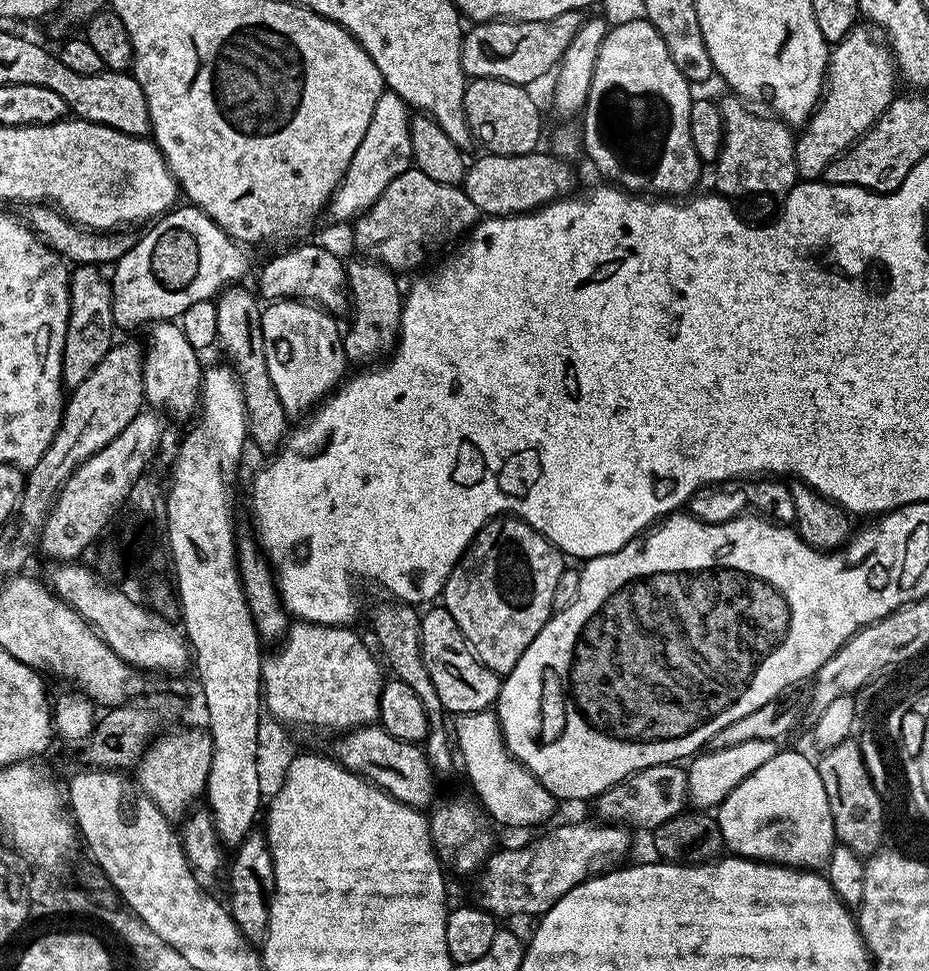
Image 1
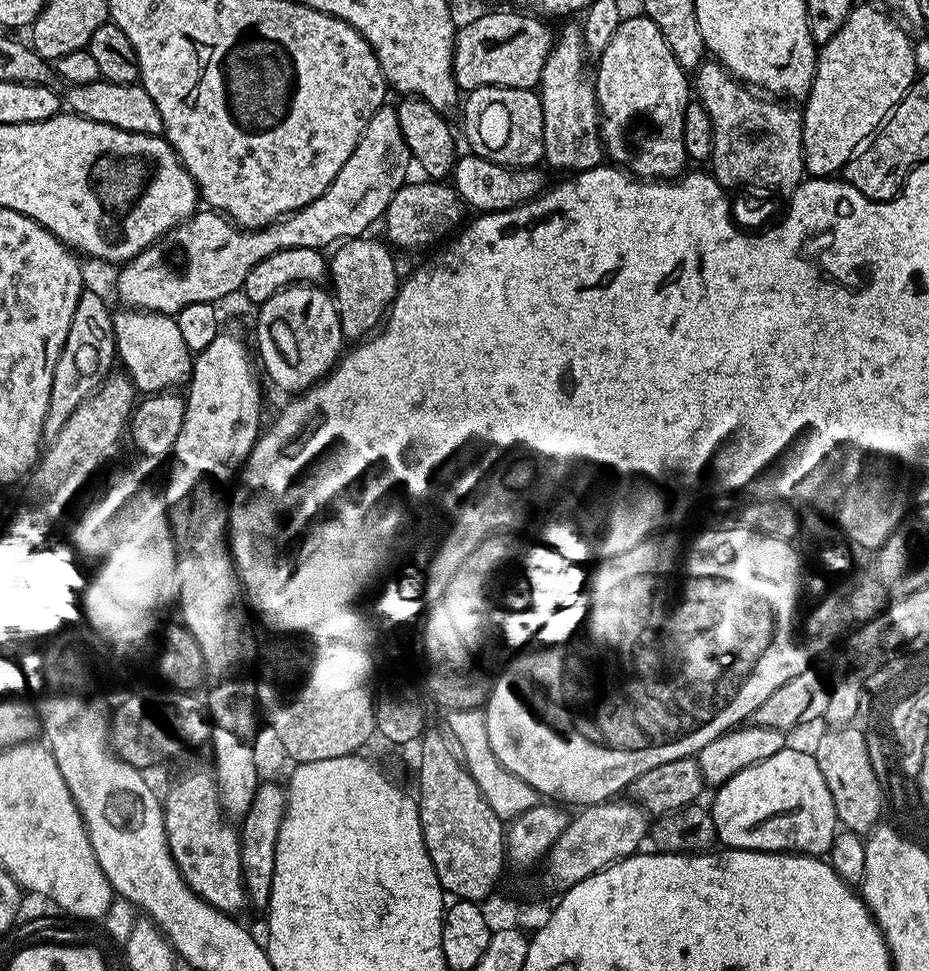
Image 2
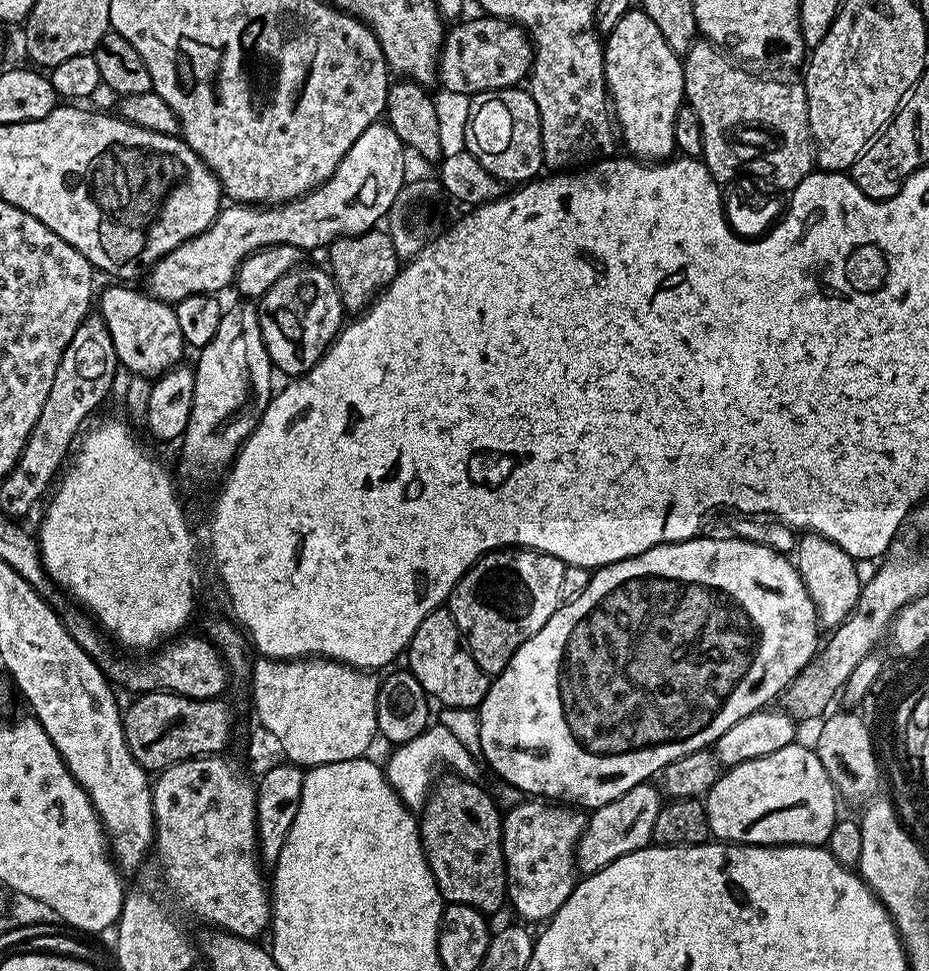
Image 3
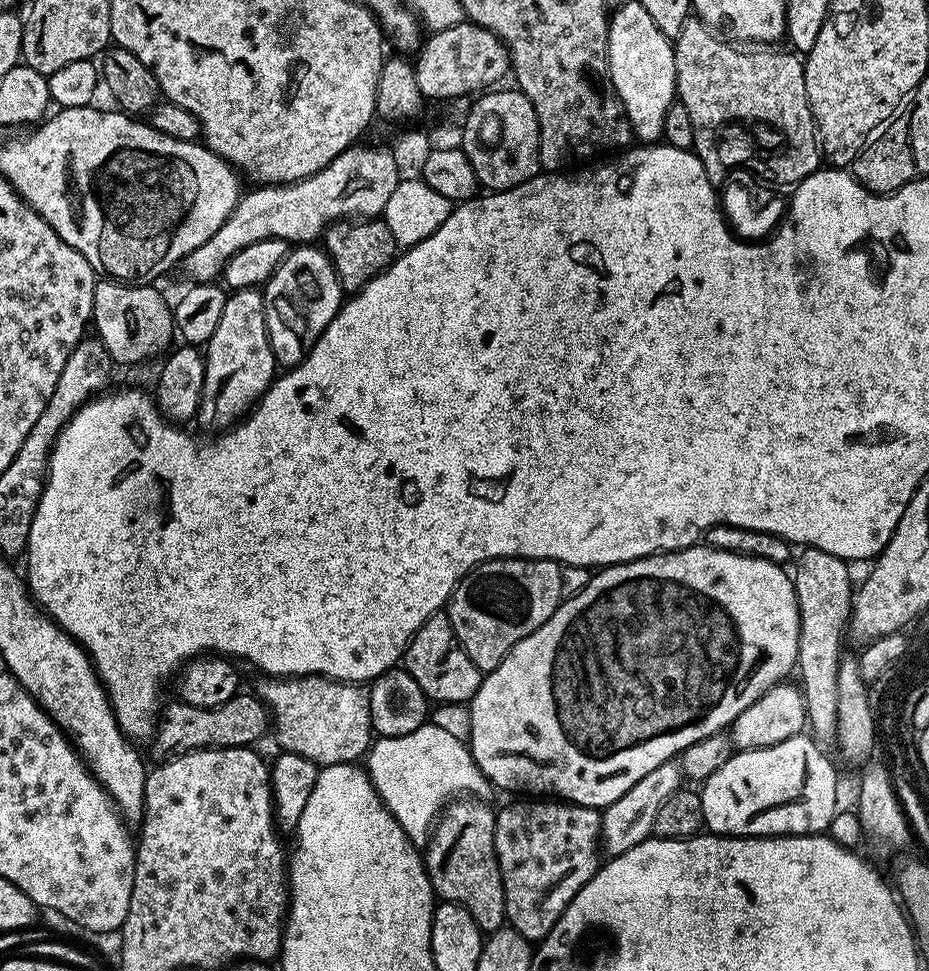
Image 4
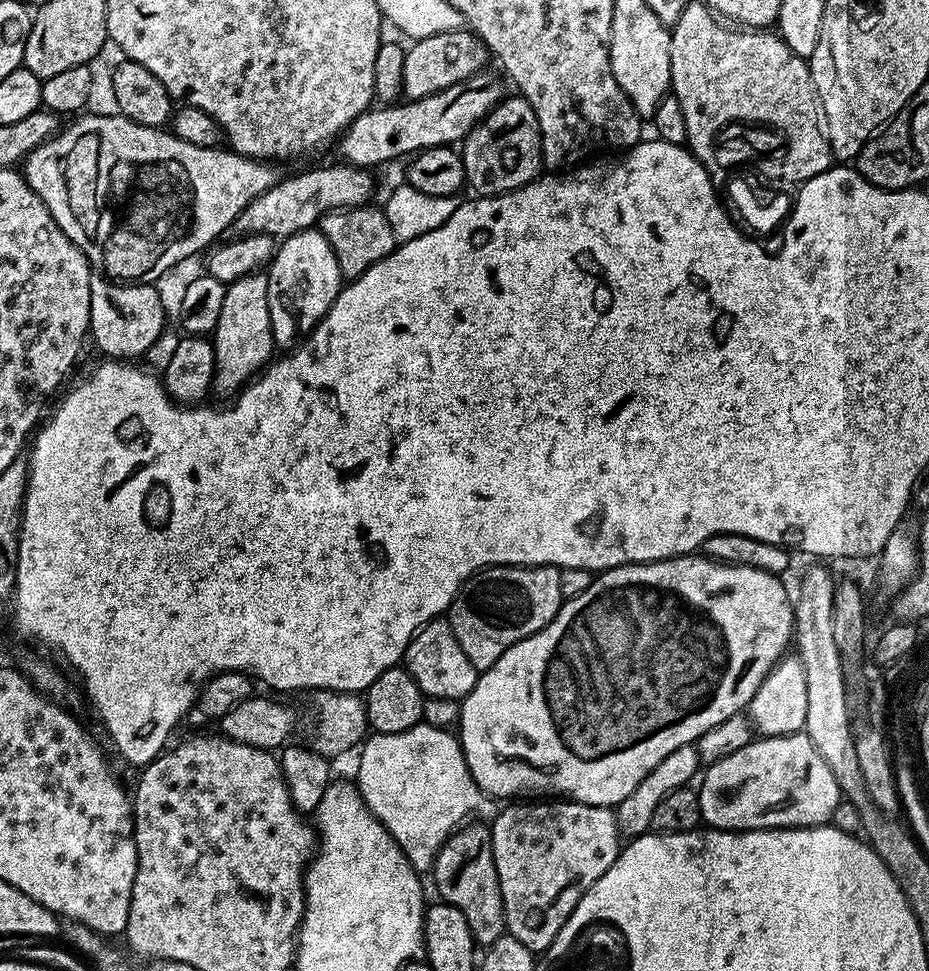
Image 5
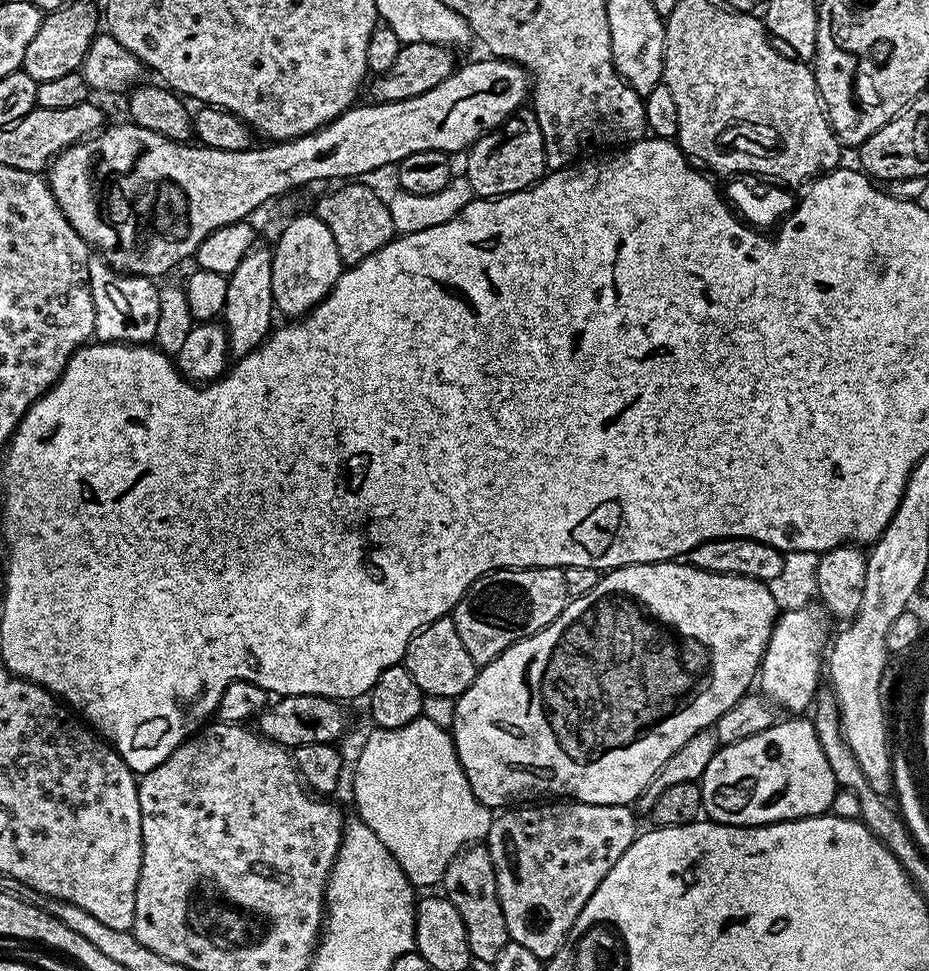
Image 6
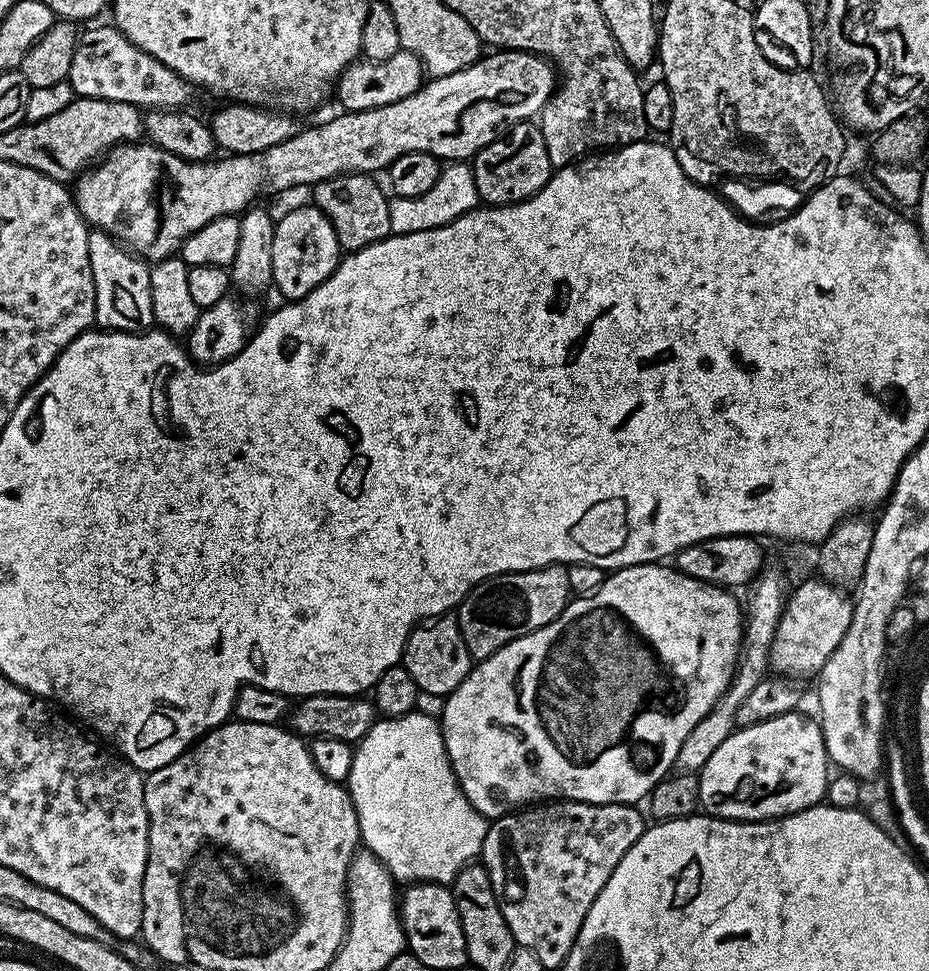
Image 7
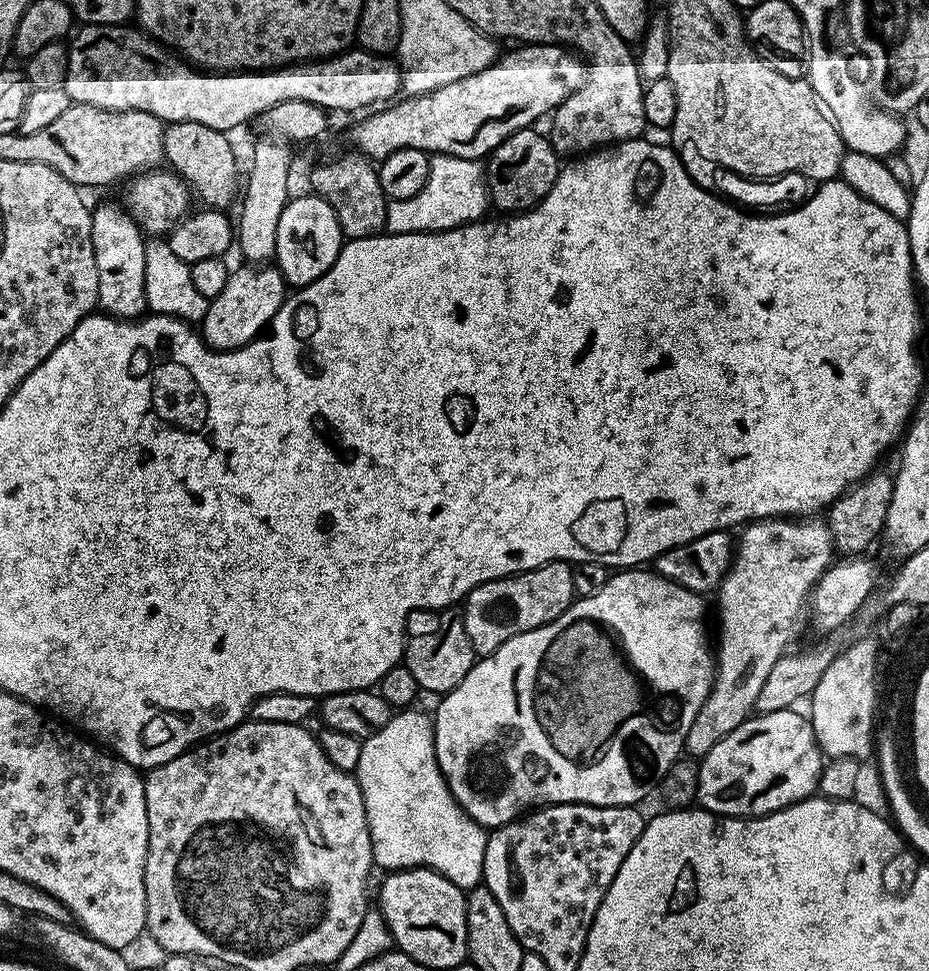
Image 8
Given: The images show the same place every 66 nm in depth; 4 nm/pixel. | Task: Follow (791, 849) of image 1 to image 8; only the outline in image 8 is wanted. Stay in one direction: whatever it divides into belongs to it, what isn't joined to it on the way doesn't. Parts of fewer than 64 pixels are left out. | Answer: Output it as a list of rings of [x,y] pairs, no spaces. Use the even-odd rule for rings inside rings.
[[[787,708],[777,712],[765,712],[753,715],[741,722],[734,731],[726,734],[714,750],[710,750],[699,761],[700,794],[699,807],[715,812],[718,816],[765,816],[808,799],[819,789],[822,753],[816,735],[812,729],[811,719],[800,710]]]

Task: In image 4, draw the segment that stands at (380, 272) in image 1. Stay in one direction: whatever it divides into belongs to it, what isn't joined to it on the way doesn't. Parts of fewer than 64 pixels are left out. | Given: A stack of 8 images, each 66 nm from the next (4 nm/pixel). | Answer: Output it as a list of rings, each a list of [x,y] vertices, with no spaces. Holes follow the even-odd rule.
[[[345,218],[329,224],[322,233],[322,247],[336,267],[336,277],[345,293],[355,294],[392,263],[398,252],[394,234],[380,218]]]

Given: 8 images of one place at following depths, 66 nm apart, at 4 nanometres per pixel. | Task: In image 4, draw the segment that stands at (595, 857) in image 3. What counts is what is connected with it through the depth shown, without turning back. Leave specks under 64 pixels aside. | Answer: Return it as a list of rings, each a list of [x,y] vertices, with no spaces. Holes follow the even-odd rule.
[[[669,762],[662,766],[654,766],[646,778],[638,778],[622,798],[603,809],[600,818],[600,838],[602,848],[609,857],[620,856],[626,850],[638,846],[653,835],[654,817],[662,810],[662,802],[670,798],[670,794],[679,792],[682,787],[682,773],[679,763]]]

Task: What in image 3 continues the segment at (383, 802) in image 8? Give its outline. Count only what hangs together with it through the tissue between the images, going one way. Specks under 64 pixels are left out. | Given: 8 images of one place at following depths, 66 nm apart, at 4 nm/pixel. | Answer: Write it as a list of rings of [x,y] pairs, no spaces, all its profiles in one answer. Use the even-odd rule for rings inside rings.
[[[438,722],[425,728],[422,734],[418,734],[418,738],[395,745],[391,751],[392,757],[389,758],[388,764],[386,763],[386,775],[398,798],[410,810],[423,809],[439,764],[445,764],[448,767],[445,769],[451,770],[457,776],[472,778],[477,775],[475,773],[477,757],[470,750],[466,750],[466,746],[462,746],[462,742],[458,742],[458,738],[454,738],[454,734],[446,730],[446,726]]]

